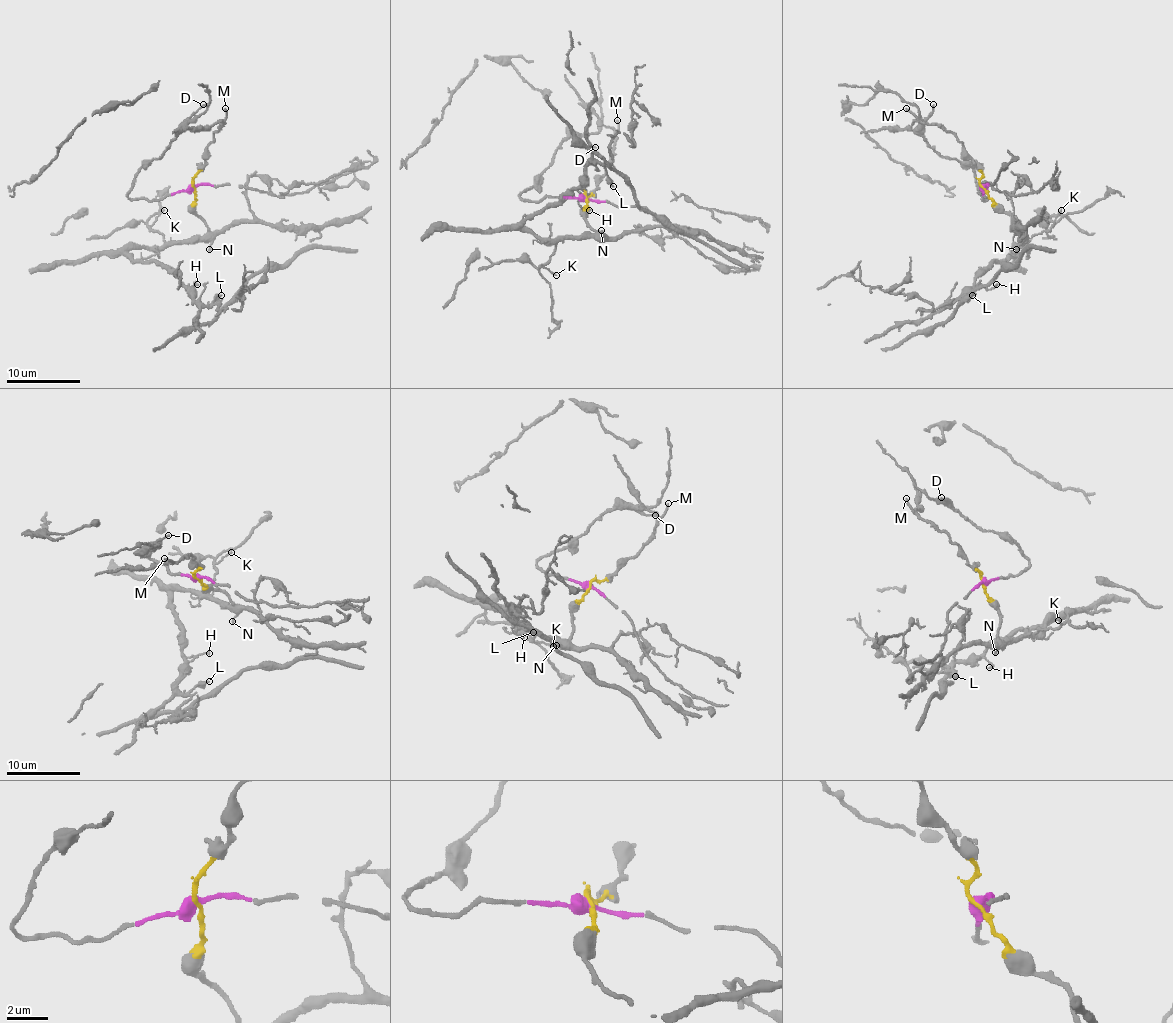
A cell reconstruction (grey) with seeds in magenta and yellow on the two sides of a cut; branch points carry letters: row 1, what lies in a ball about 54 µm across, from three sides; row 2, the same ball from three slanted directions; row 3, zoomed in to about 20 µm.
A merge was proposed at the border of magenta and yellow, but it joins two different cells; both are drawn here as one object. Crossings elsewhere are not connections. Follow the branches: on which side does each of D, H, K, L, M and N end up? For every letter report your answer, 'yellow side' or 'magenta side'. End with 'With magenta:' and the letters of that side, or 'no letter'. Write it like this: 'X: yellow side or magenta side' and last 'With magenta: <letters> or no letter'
D: magenta side
H: yellow side
K: yellow side
L: yellow side
M: yellow side
N: yellow side
With magenta: D

